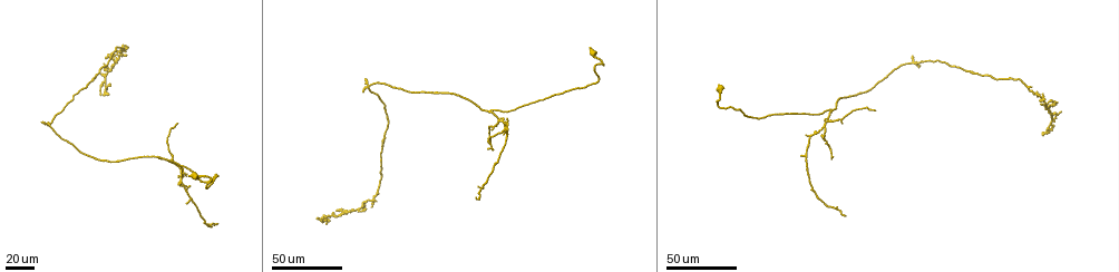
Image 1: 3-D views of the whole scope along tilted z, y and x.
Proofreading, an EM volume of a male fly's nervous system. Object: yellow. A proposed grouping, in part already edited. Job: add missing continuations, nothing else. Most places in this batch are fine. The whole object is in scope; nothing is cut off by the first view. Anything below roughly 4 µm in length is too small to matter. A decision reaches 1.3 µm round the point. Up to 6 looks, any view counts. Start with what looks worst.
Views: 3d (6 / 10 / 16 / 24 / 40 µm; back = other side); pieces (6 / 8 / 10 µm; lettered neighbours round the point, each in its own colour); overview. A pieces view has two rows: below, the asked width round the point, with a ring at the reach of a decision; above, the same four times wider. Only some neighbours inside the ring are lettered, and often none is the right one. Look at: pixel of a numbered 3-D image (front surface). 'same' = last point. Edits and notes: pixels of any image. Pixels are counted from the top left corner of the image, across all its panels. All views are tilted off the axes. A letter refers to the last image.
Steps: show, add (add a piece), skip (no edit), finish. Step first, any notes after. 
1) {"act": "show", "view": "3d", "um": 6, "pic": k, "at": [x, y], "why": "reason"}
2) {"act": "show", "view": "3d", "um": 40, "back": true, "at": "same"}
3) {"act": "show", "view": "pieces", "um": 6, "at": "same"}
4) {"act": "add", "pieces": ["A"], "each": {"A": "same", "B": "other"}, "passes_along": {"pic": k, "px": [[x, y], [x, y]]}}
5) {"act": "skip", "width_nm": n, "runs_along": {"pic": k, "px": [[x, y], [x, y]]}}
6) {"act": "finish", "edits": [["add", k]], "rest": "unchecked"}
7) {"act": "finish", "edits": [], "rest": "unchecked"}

{"act": "show", "view": "3d", "um": 40, "pic": 1, "at": [176, 124], "why": "long arm stops here"}

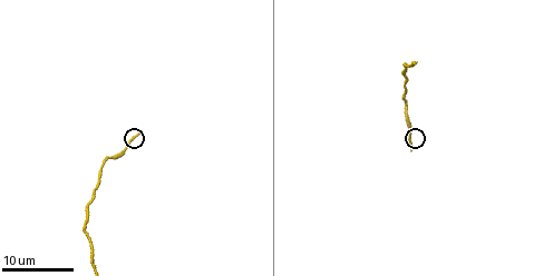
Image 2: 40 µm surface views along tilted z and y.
{"act": "show", "view": "3d", "um": 10, "pic": 2, "at": [137, 134]}

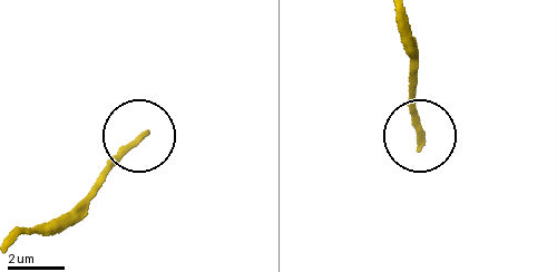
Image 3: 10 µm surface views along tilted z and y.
{"act": "show", "view": "pieces", "um": 6, "pic": 3, "at": [419, 145]}

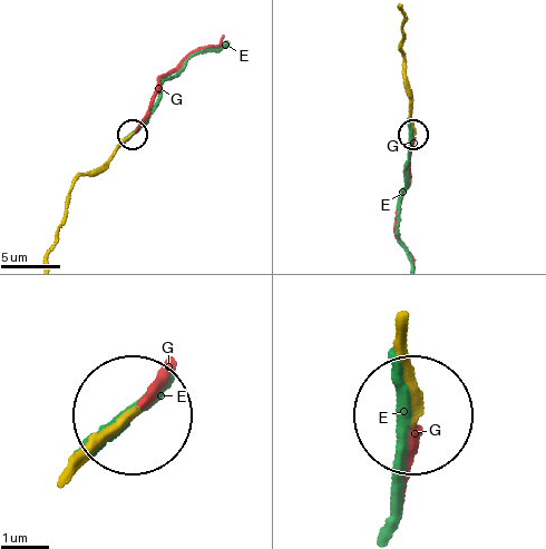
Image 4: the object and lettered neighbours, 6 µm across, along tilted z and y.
{"act": "add", "pieces": ["G"], "each": {"E": "other", "G": "same"}, "passes_along": {"pic": 4, "px": [[406, 323], [406, 487]]}, "found": "the neuron continues"}

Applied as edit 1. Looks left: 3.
{"act": "show", "view": "3d", "um": 24, "pic": 1, "at": [503, 131], "why": "thin end"}

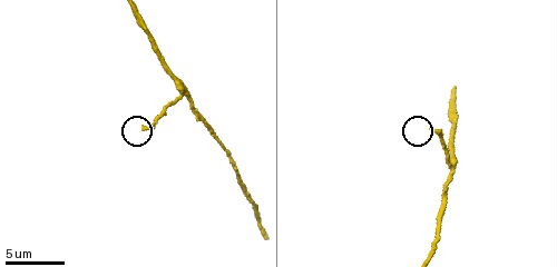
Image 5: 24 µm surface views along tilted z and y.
{"act": "show", "view": "pieces", "um": 8, "pic": 5, "at": [432, 125]}

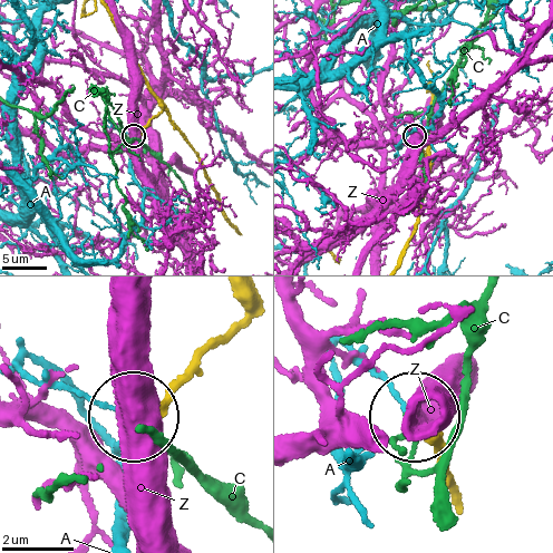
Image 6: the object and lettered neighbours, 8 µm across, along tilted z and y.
{"act": "skip", "width_nm": 140, "each": {"A": "other", "C": "other", "Z": "other"}, "found": "none of them fits"}

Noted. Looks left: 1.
{"act": "finish", "edits": [["add", 4]], "rest": "unchecked"}

